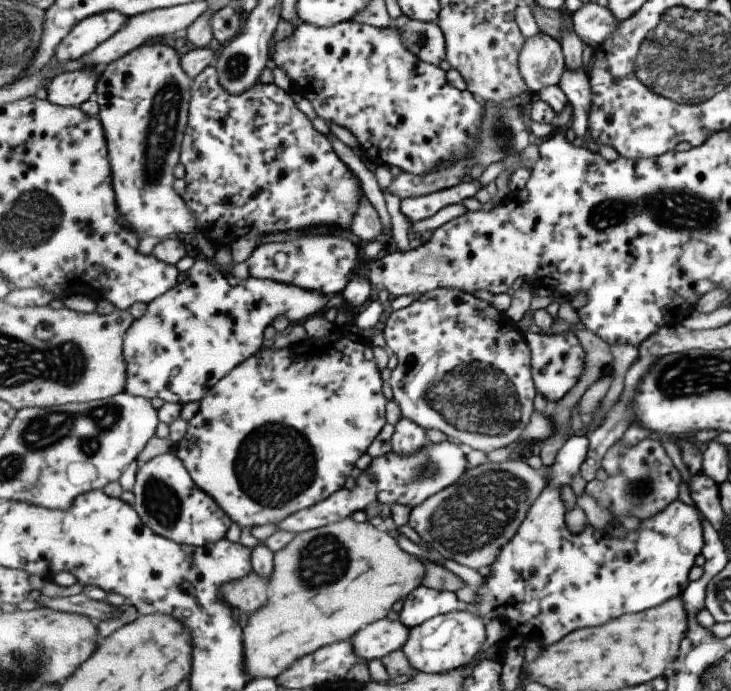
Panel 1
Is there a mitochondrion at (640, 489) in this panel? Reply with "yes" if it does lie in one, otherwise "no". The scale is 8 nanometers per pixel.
yes

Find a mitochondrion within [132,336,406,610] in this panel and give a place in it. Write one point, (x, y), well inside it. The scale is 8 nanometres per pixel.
(273, 467)

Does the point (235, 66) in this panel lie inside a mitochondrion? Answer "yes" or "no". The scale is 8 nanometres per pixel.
yes

